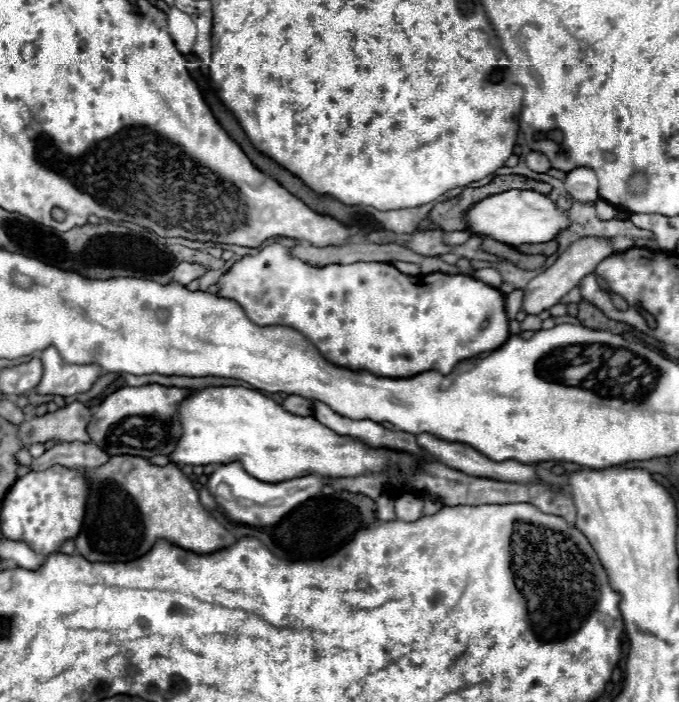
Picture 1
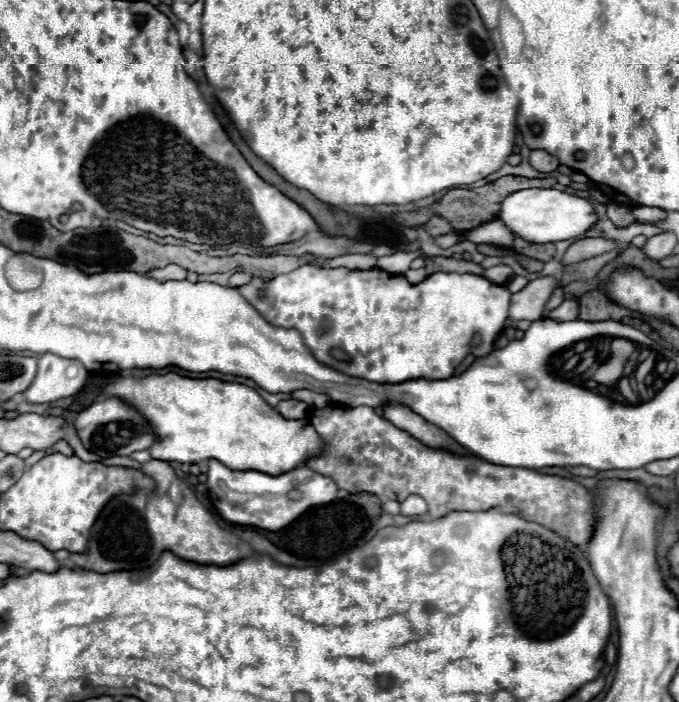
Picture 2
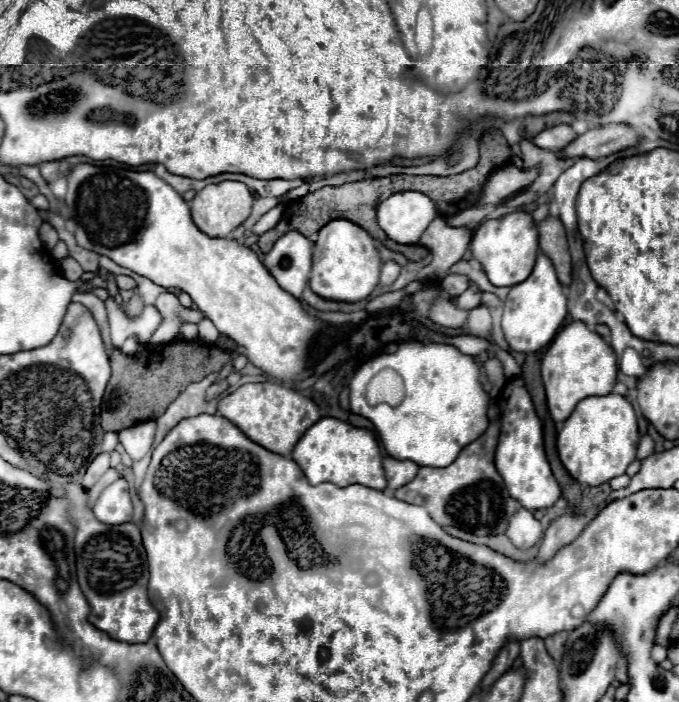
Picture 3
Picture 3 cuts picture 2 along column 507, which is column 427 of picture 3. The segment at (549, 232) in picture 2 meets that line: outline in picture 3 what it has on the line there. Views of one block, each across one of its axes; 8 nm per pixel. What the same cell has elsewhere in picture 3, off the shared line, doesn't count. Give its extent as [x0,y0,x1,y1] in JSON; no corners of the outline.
[376,192,438,244]

